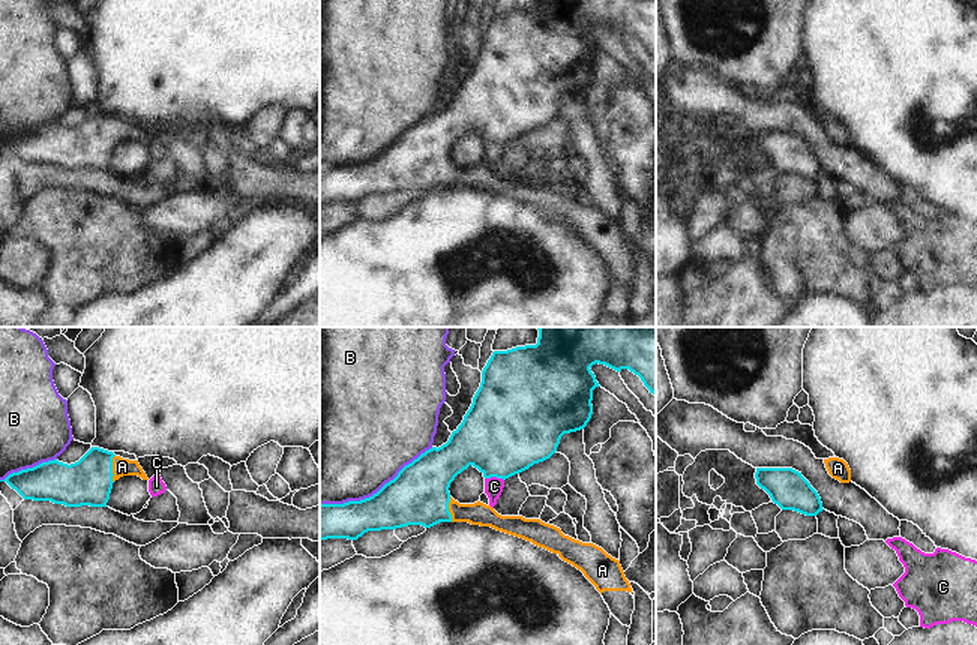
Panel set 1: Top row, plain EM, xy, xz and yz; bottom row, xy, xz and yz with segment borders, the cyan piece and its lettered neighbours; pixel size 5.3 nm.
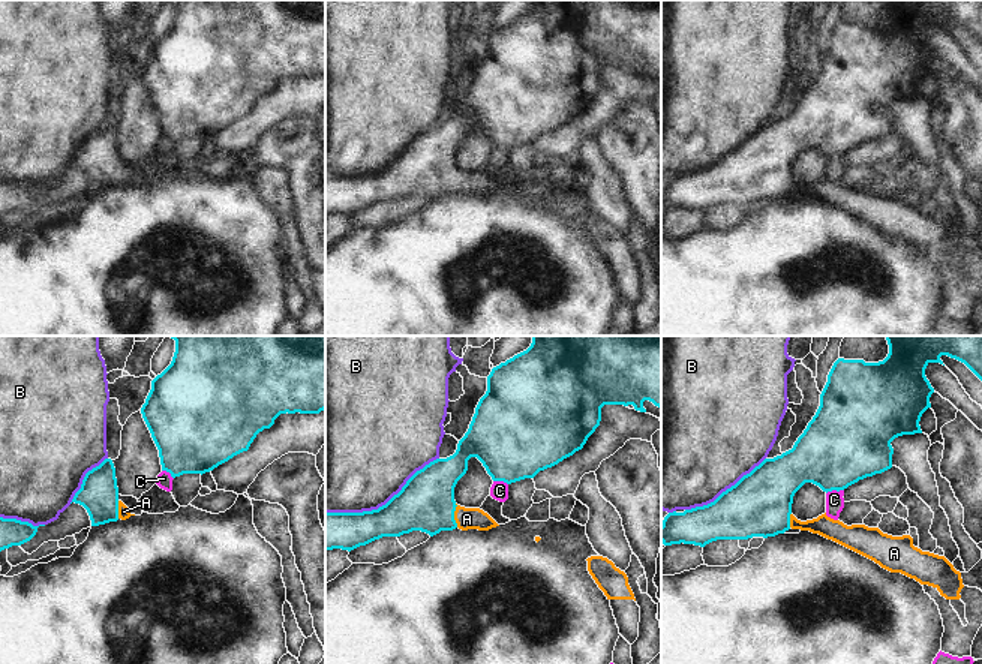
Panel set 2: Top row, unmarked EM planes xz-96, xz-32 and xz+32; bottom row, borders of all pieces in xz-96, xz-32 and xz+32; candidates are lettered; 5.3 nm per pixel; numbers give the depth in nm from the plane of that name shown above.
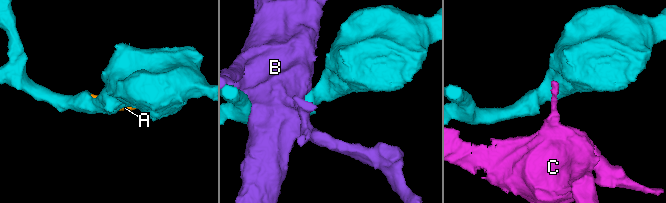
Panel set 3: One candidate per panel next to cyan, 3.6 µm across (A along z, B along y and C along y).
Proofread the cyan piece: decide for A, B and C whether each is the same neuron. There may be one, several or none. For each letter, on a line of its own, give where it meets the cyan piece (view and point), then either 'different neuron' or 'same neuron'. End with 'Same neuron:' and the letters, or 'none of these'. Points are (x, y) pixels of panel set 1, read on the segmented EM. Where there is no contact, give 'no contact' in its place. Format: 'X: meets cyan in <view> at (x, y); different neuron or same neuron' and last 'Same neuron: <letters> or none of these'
A: meets cyan in xy at (111, 468); same neuron
B: meets cyan in xz at (377, 492); different neuron
C: meets cyan in xz at (494, 476); different neuron
Same neuron: A

